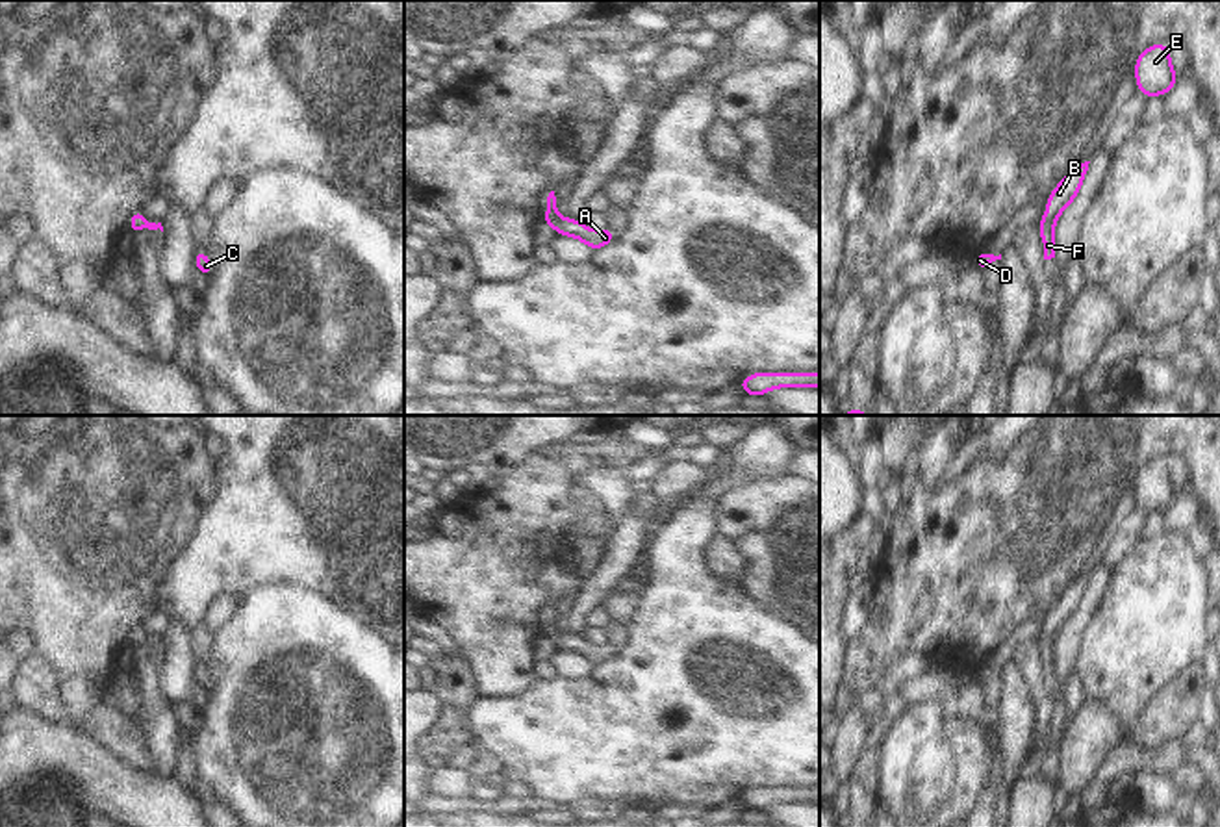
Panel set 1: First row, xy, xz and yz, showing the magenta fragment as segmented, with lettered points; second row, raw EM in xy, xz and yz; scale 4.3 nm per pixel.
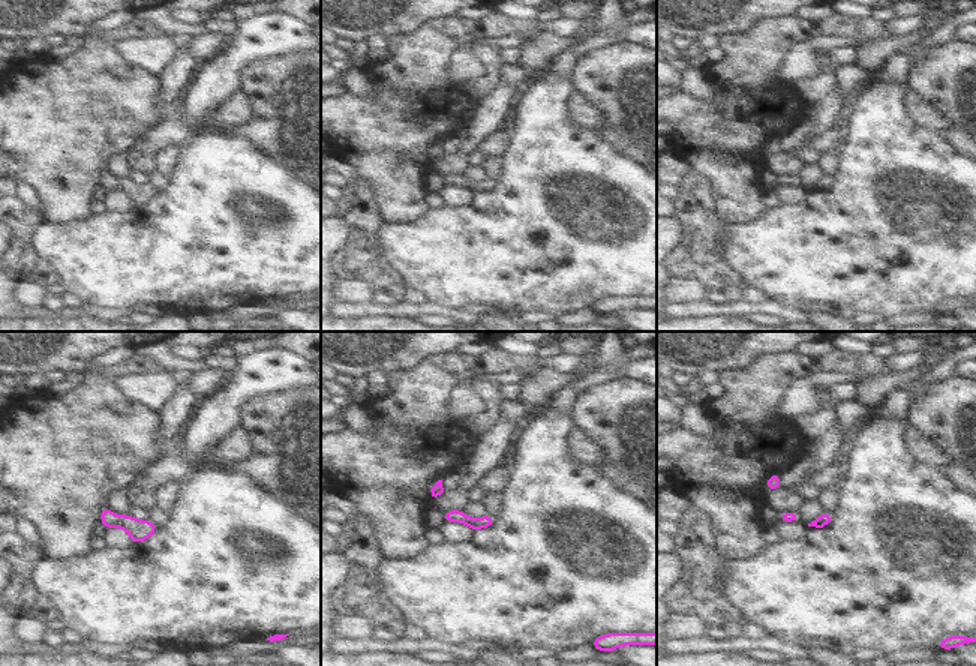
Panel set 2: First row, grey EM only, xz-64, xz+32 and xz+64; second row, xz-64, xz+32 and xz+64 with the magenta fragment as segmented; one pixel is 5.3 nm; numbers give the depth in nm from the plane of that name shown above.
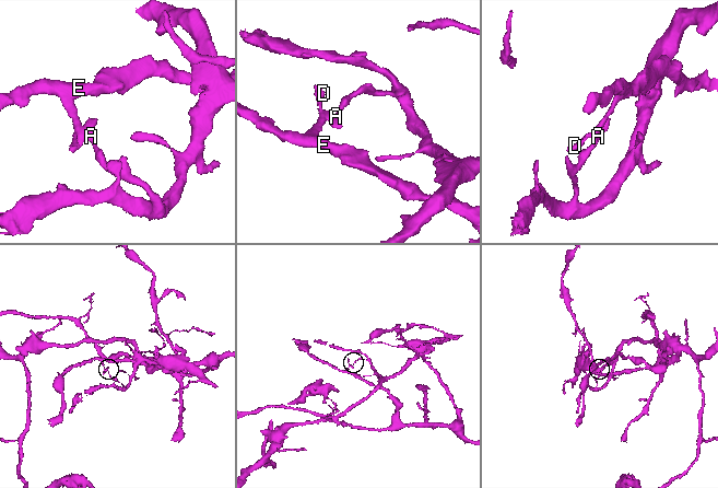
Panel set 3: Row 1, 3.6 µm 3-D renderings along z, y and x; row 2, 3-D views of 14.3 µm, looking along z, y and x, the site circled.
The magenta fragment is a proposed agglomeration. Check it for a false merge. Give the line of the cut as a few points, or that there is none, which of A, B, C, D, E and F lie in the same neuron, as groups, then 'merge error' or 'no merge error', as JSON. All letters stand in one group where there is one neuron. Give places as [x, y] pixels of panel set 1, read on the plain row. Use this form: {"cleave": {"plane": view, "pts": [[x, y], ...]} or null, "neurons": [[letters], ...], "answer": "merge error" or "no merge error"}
{"cleave": {"plane": "yz", "pts": [[1042, 633], [1054, 636]]}, "neurons": [["A", "C", "F"], ["B", "D", "E"]], "answer": "merge error"}

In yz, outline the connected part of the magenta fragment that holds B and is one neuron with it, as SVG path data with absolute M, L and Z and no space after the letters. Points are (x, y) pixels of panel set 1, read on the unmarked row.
M1085 577L1079 582L1068 586L1064 595L1051 606L1042 634L1055 636L1068 623L1068 619L1077 612L1083 593L1088 586L1088 579L1090 577Z

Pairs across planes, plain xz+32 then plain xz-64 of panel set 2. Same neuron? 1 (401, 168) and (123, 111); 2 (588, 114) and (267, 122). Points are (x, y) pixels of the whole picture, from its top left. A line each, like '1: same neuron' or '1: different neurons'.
1: same neuron
2: different neurons

